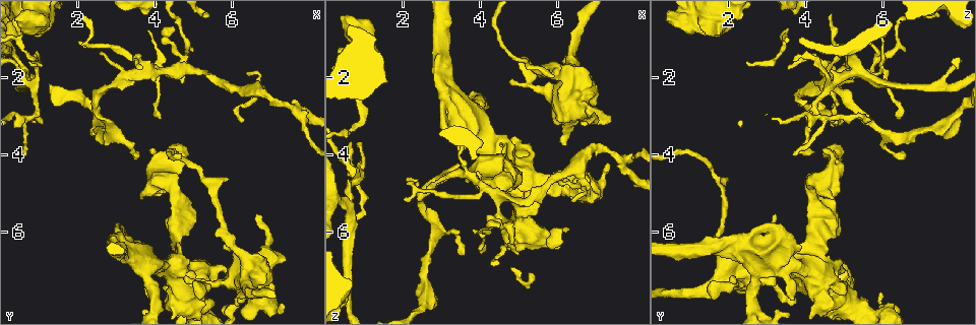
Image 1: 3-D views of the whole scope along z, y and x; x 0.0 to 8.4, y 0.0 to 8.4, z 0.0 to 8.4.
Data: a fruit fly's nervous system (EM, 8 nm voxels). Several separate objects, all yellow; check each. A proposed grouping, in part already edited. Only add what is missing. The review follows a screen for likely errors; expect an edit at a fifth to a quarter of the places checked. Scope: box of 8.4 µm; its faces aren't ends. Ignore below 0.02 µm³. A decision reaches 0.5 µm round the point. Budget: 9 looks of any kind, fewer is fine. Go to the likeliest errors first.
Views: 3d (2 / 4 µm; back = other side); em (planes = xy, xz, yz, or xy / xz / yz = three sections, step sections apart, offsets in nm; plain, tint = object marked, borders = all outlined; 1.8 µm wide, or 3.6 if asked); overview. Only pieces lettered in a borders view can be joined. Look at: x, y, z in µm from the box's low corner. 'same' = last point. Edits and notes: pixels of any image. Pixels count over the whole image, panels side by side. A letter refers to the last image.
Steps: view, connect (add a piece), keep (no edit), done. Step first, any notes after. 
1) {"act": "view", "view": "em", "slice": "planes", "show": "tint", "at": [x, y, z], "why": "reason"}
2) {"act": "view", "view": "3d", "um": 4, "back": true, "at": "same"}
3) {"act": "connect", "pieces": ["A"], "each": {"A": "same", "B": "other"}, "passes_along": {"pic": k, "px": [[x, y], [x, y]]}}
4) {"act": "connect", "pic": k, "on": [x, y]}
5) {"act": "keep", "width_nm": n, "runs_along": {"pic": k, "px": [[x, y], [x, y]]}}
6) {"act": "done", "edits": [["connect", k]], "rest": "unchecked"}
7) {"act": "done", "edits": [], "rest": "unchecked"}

{"act": "view", "view": "em", "slice": "yz", "step": 4, "show": "tint", "at": [4.10, 1.80, 6.00], "why": "sharp bend"}

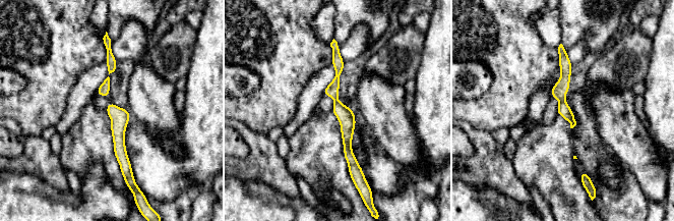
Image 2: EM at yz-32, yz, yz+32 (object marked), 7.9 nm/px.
{"act": "view", "view": "em", "slice": "yz", "step": 4, "show": "borders", "at": "same", "why": "see the neighbours"}

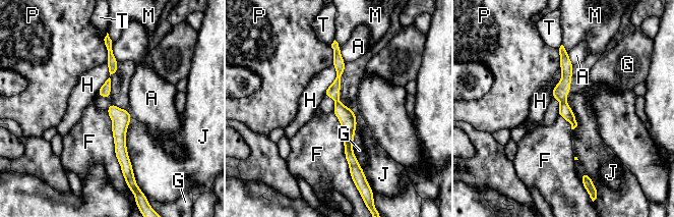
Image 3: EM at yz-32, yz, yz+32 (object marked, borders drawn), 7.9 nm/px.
{"act": "keep", "each": {"A": "other", "F": "other", "G": "other", "H": "other", "J": "other", "M": "other", "P": "other", "T": "other"}, "border": {"pic": 3, "px": [[106, 110], [124, 178]]}, "found": "none of them fits"}

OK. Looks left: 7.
{"act": "view", "view": "em", "slice": "planes", "show": "plain", "at": [7.65, 2.90, 4.10], "why": "calibre changes"}

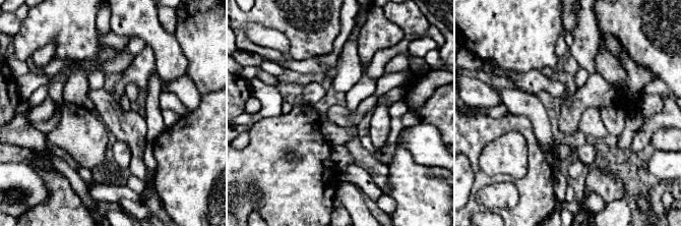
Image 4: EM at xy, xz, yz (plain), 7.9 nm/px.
{"act": "view", "view": "em", "slice": "planes", "show": "borders", "at": "same"}

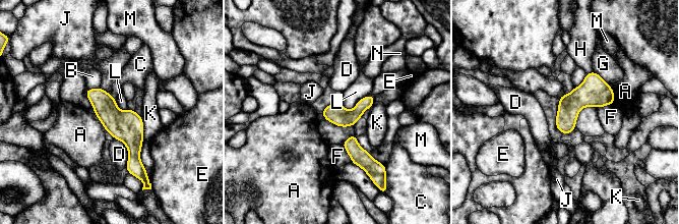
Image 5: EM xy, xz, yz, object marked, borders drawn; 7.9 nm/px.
{"act": "keep", "each": {"A": "other", "B": "other", "C": "other", "D": "other", "E": "other", "F": "other", "G": "other", "H": "other", "J": "other", "K": "other", "L": "other", "M": "other", "N": "other"}, "runs_along": {"pic": 5, "px": [[89, 91], [132, 136], [131, 169]]}, "found": "no lettered piece goes on from it"}

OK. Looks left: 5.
{"act": "view", "view": "em", "slice": "xz", "step": 4, "show": "tint", "at": [4.80, 7.20, 2.10], "why": "thin end"}

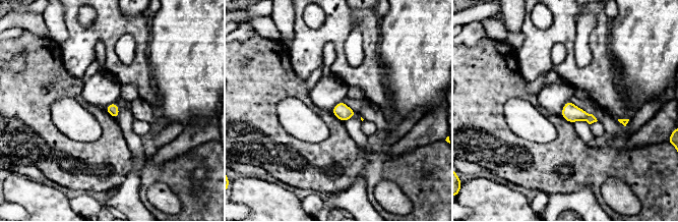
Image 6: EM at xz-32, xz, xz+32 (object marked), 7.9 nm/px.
{"act": "view", "view": "em", "slice": "yz", "step": 8, "show": "borders", "at": "same"}

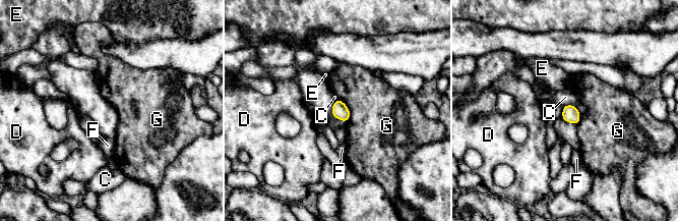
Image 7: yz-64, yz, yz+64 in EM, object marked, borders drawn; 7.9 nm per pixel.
{"act": "keep", "longest_contact_nm": ["G", 220], "each": {"C": "other", "D": "other", "E": "other", "F": "other", "G": "other"}, "border": {"pic": 7, "px": [[338, 98], [349, 110], [347, 122]]}, "found": "none of them fits"}

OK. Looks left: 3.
{"act": "view", "view": "em", "um": 3.6, "slice": "planes", "show": "plain", "at": [6.90, 6.45, 2.85], "why": "sudden change in width"}

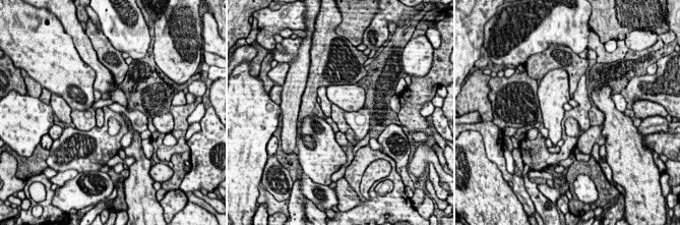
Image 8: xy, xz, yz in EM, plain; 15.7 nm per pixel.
{"act": "view", "view": "em", "um": 3.6, "slice": "planes", "show": "tint", "at": "same", "why": "where the object lies"}

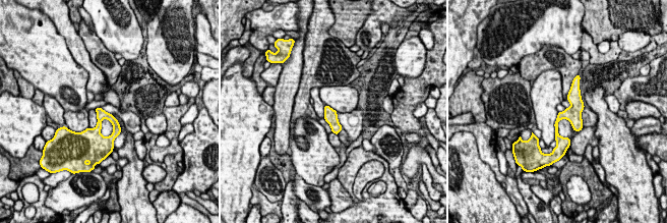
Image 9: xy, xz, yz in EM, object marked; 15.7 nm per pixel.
{"act": "view", "view": "em", "um": 3.6, "slice": "planes", "show": "borders", "at": "same"}

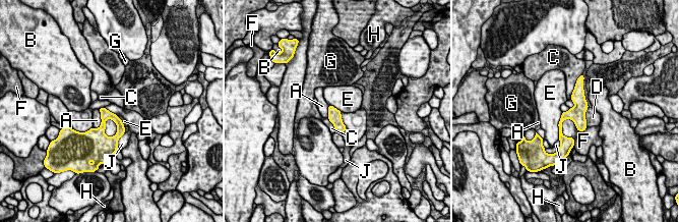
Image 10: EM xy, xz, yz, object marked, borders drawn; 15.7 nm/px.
{"act": "keep", "width_nm": 160, "each": {"A": "other", "B": "other", "C": "other", "D": "other", "E": "other", "F": "other", "G": "other", "H": "other", "J": "other"}, "runs_along": {"pic": 10, "px": [[578, 88], [578, 105], [560, 122], [564, 143]]}, "found": "no lettered piece goes on from it"}

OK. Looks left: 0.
{"act": "done", "edits": [], "rest": "unchecked"}

